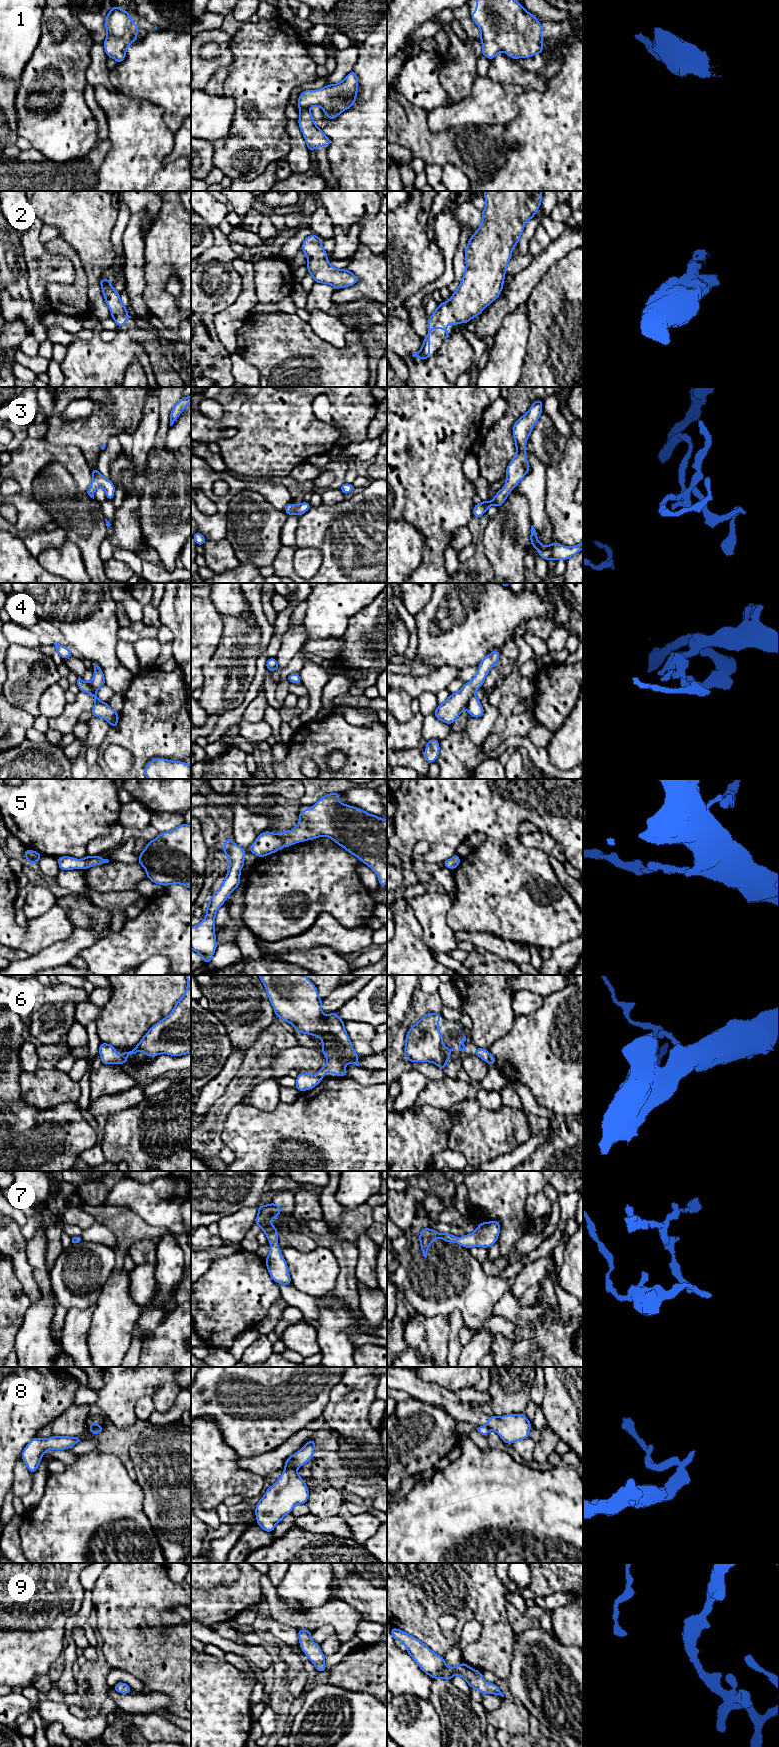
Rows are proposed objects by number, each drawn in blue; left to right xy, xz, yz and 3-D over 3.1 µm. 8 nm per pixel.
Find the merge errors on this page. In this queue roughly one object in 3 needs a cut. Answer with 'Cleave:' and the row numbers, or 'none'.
Cleave: 8

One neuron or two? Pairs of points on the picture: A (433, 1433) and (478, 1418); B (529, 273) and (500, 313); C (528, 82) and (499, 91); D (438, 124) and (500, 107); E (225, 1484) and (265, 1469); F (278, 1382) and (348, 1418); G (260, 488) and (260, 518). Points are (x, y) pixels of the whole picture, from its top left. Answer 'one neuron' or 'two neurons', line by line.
A: two neurons
B: one neuron
C: two neurons
D: one neuron
E: two neurons
F: two neurons
G: two neurons

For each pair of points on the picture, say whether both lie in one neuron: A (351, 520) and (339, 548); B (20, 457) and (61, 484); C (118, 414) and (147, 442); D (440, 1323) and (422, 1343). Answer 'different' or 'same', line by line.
A: same
B: different
C: different
D: same

